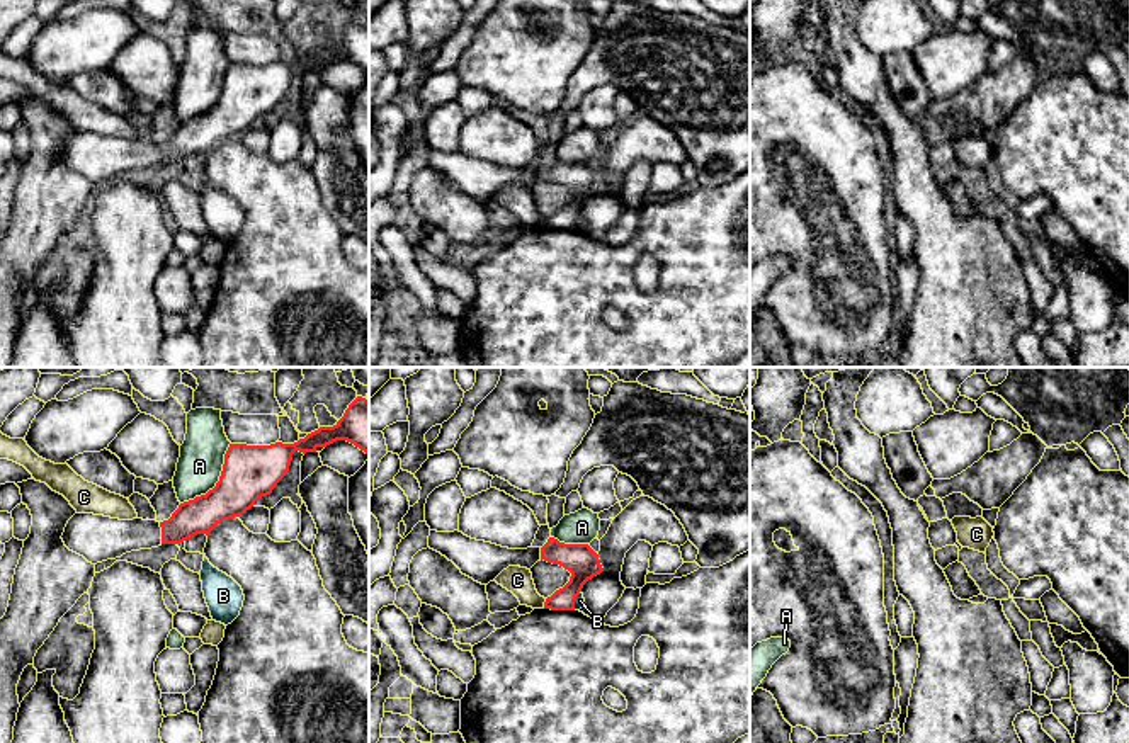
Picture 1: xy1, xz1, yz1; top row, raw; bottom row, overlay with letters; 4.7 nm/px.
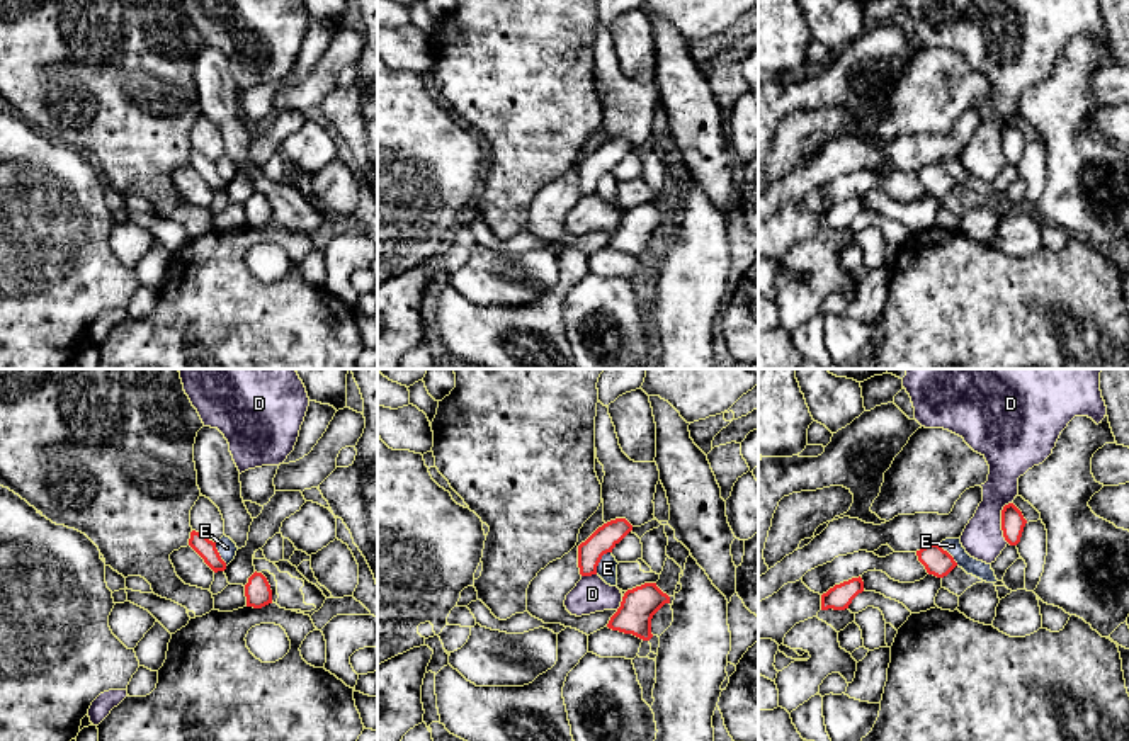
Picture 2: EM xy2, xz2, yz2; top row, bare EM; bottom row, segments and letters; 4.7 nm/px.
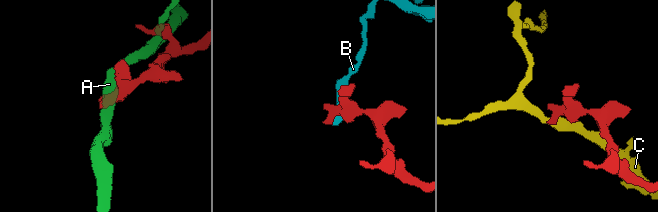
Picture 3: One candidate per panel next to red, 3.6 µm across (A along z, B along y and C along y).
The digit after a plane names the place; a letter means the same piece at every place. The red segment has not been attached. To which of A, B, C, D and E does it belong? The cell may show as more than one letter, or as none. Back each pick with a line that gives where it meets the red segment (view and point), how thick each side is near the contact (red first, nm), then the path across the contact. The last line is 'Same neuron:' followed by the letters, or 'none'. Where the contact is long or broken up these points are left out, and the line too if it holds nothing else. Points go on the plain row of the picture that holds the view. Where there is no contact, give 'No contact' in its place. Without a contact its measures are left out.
Same neuron: none

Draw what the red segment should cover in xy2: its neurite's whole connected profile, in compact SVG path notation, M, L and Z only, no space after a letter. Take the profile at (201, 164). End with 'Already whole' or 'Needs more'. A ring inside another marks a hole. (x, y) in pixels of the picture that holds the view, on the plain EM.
M192 150L189 165L204 178L204 182L214 190L224 190L226 182L221 178L216 161L209 160L206 155Z. Already whole

